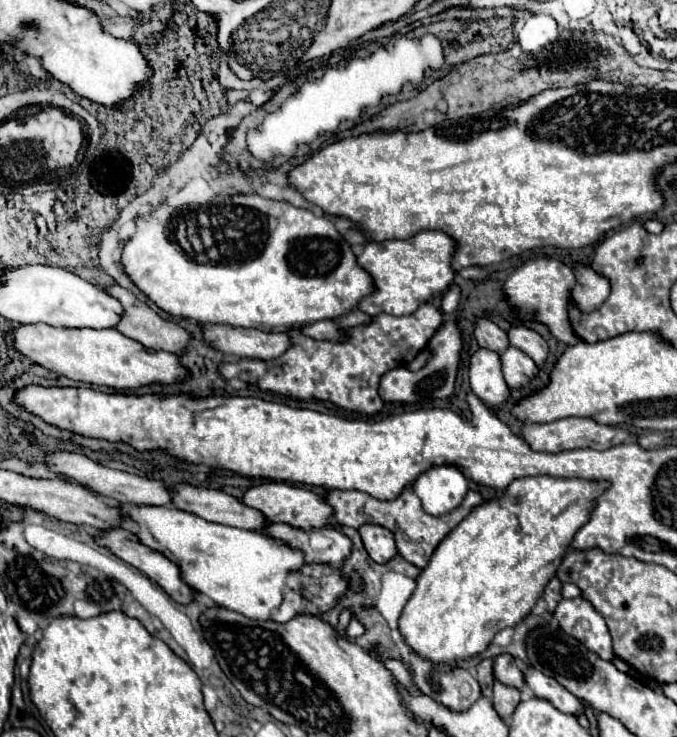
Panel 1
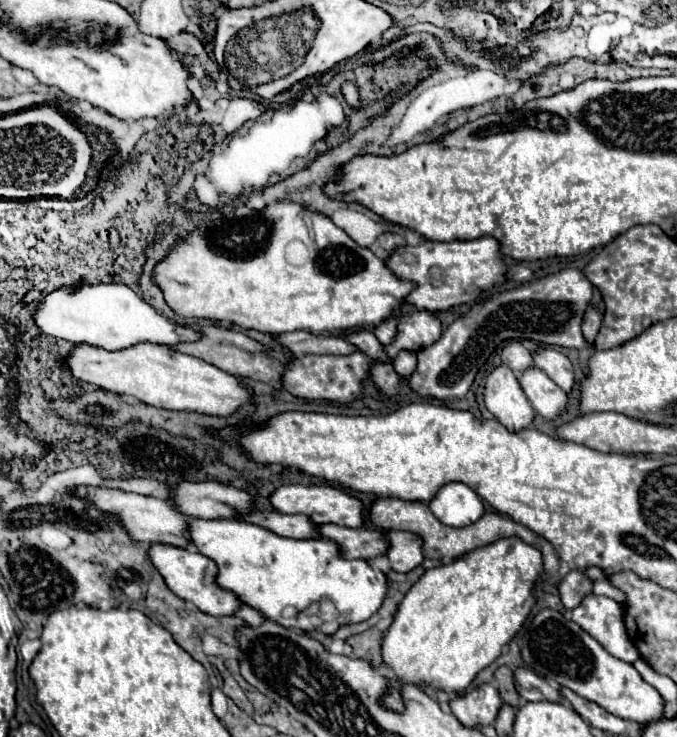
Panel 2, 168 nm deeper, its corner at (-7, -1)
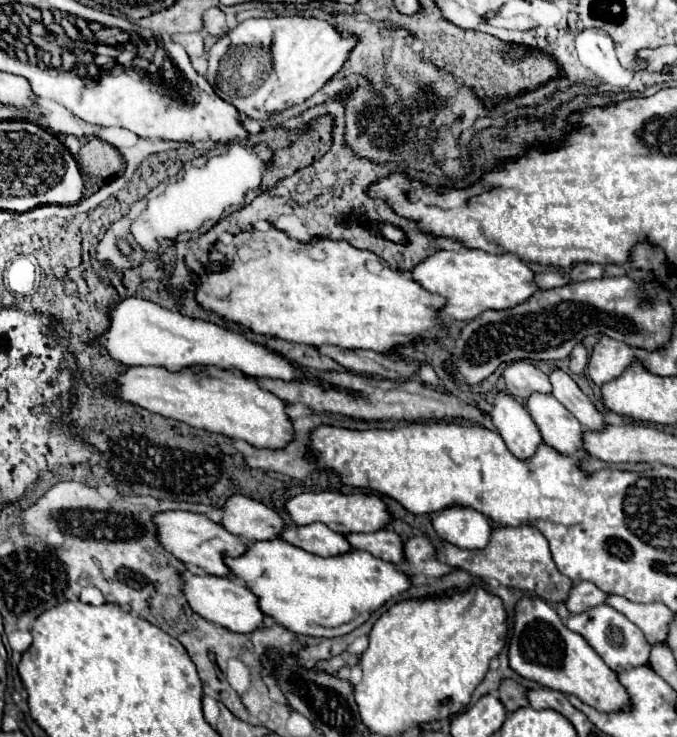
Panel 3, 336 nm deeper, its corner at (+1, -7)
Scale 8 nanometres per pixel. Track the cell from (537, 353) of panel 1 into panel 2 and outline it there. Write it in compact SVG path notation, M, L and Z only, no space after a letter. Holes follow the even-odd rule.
M538 347L532 351L532 359L534 359L534 365L542 369L558 387L562 387L564 391L572 389L574 371L566 355L562 355L552 347Z

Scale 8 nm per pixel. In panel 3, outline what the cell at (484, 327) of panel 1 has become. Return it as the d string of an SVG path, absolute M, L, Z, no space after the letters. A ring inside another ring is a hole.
M528 361L510 363L504 371L504 381L506 381L508 393L522 401L526 401L532 393L552 393L548 375Z

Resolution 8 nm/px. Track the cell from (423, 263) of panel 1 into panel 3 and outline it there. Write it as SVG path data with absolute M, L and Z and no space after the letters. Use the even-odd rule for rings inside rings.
M468 249L466 253L438 251L432 259L426 259L412 271L414 279L430 293L438 293L448 299L442 315L450 315L458 321L472 321L486 309L504 311L526 303L540 287L534 281L534 271L516 255L492 255L482 249Z

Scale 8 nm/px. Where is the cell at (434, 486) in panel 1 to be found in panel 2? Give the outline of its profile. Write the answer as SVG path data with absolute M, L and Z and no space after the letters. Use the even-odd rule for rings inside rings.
M452 481L440 487L428 505L434 517L450 527L470 525L476 521L476 517L480 517L480 513L484 513L480 495L460 481Z

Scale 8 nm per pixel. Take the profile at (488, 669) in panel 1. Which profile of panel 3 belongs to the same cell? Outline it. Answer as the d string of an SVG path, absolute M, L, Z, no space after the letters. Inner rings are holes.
M504 679L500 689L498 689L498 697L500 697L500 701L504 703L504 707L508 711L528 707L528 697L526 695L528 695L528 691L520 683L516 683L512 679Z

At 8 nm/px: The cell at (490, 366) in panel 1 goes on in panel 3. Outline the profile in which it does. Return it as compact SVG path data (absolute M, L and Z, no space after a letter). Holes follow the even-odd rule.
M500 393L494 401L490 417L512 455L518 459L530 459L536 453L542 443L540 429L532 421L526 407L522 407L512 395Z

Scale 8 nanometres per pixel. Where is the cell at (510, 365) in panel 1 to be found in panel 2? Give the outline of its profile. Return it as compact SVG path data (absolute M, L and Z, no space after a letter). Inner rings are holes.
M530 367L518 375L518 381L530 399L532 407L544 417L554 419L566 407L566 393L538 367Z

